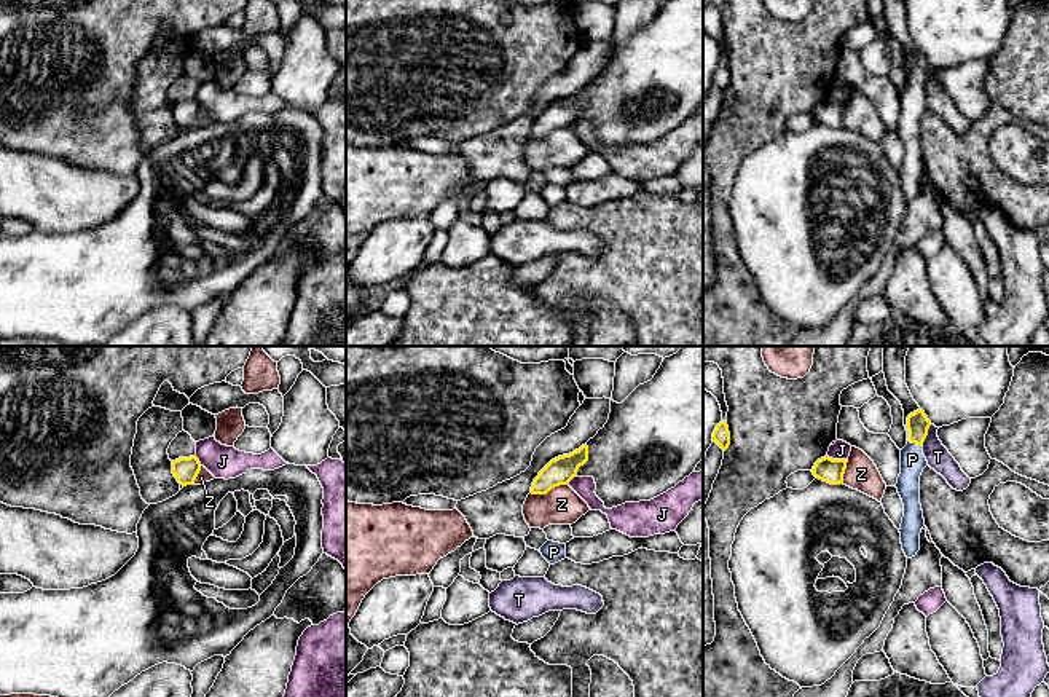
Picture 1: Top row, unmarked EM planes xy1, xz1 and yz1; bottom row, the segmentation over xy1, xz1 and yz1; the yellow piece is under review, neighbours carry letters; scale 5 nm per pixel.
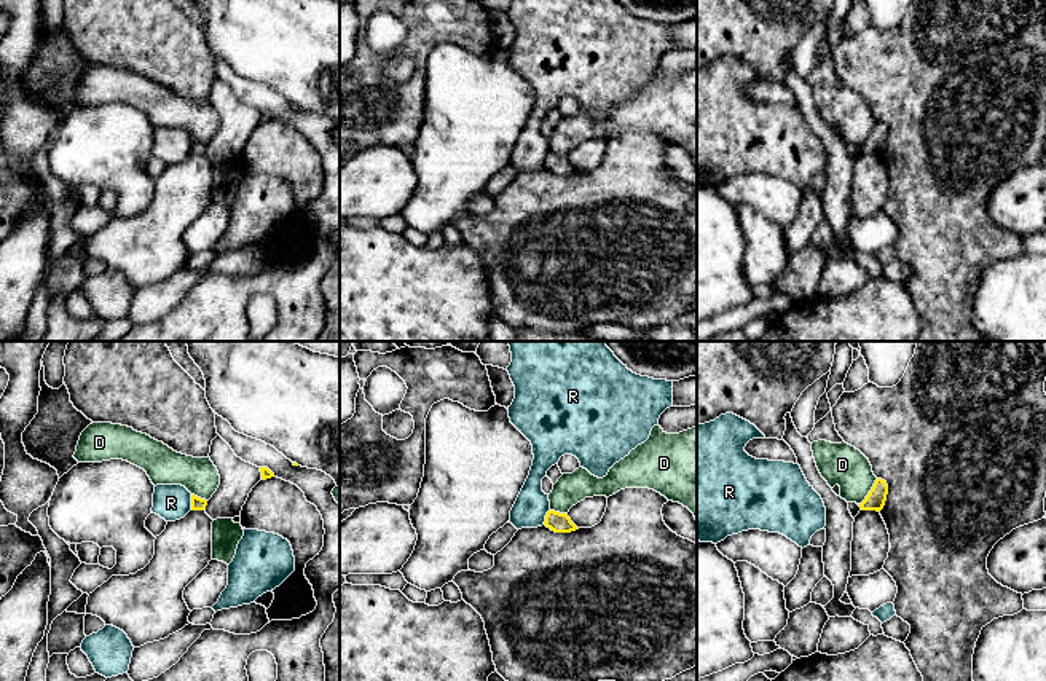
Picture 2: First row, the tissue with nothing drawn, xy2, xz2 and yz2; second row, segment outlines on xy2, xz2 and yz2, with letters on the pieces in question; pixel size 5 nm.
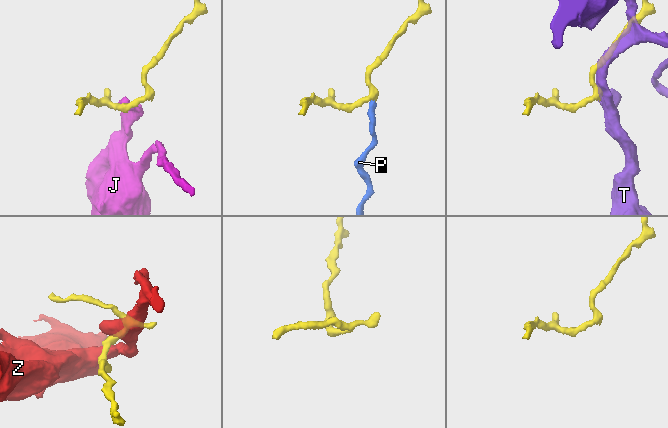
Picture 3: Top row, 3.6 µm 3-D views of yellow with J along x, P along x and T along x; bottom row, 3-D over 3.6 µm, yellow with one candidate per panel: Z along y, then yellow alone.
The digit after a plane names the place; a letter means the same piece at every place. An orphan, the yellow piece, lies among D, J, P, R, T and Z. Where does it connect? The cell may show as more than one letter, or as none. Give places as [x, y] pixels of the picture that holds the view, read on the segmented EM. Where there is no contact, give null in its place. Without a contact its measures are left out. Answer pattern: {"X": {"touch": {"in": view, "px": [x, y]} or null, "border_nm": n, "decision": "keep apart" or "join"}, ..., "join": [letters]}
{"D": {"touch": {"in": "yz2", "px": [869, 492]}, "border_nm": 160, "decision": "keep apart"}, "J": {"touch": {"in": "yz1", "px": [837, 460]}, "border_nm": 110, "decision": "keep apart"}, "P": {"touch": {"in": "yz1", "px": [915, 442]}, "border_nm": 80, "decision": "join"}, "R": {"touch": {"in": "xy2", "px": [192, 503]}, "border_nm": 80, "decision": "keep apart"}, "T": {"touch": {"in": "yz1", "px": [927, 434]}, "border_nm": 120, "decision": "keep apart"}, "Z": {"touch": {"in": "xz1", "px": [549, 490]}, "border_nm": 190, "decision": "keep apart"}, "join": ["P"]}

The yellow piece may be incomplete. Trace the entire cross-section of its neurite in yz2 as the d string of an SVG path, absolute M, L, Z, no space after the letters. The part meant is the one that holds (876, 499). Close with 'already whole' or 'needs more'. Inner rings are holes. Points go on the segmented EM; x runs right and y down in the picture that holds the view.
M877 478L872 490L866 496L866 499L859 504L861 510L877 510L880 512L885 506L888 494L888 485L885 480Z; already whole

